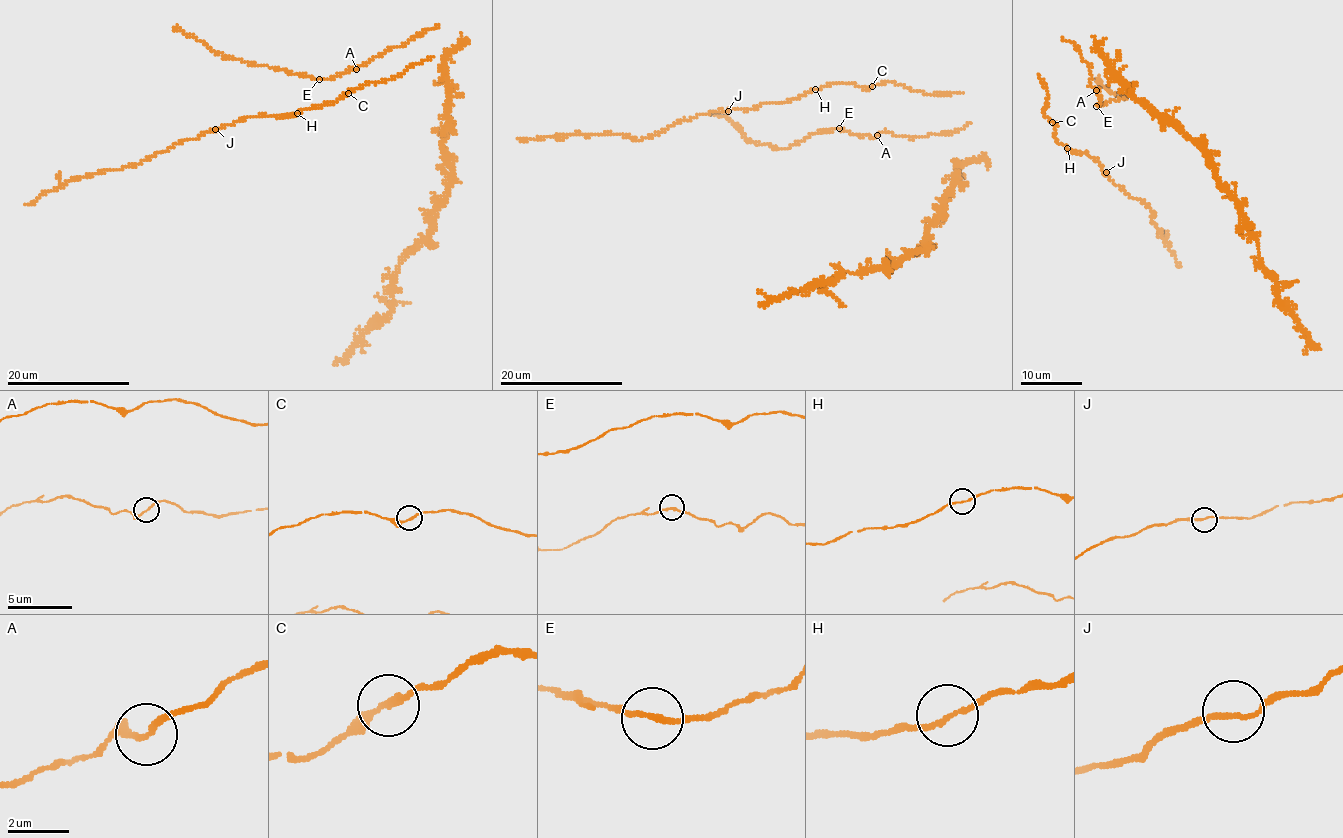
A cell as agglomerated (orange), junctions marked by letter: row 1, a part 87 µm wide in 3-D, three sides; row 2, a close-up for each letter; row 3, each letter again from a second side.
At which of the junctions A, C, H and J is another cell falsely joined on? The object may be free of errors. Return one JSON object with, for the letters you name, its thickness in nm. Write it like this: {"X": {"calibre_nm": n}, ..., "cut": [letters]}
{"cut": []}

